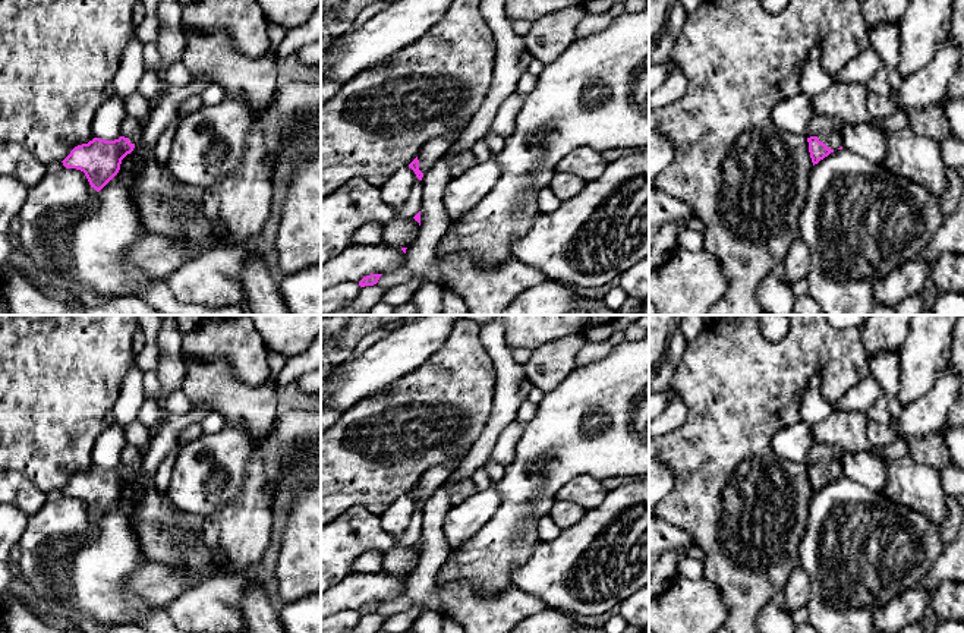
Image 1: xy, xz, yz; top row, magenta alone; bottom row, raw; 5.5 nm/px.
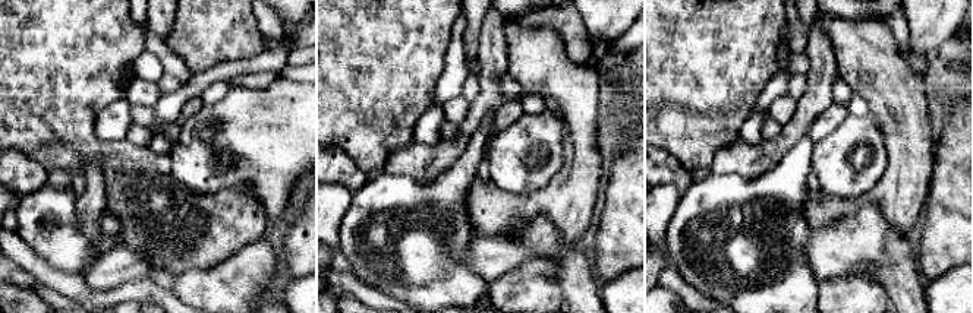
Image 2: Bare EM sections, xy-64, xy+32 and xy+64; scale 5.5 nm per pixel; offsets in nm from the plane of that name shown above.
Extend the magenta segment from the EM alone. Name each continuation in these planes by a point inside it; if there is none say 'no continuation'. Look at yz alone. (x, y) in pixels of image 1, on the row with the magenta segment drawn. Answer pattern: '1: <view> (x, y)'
1: yz (832, 139)

